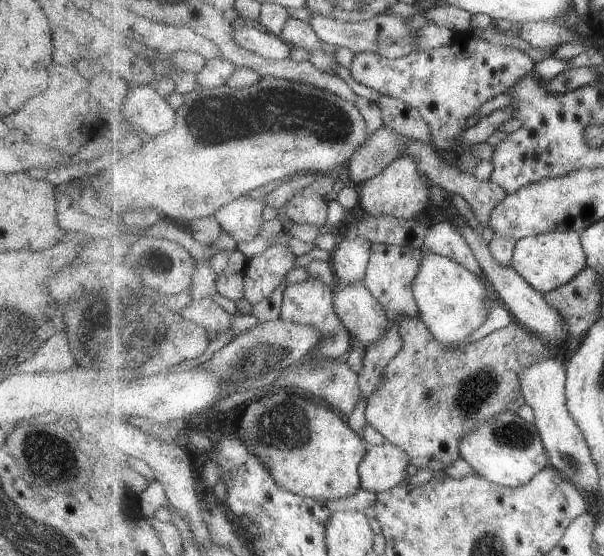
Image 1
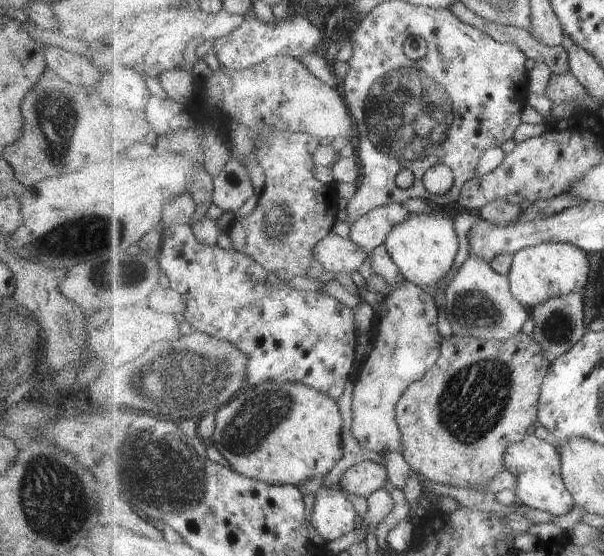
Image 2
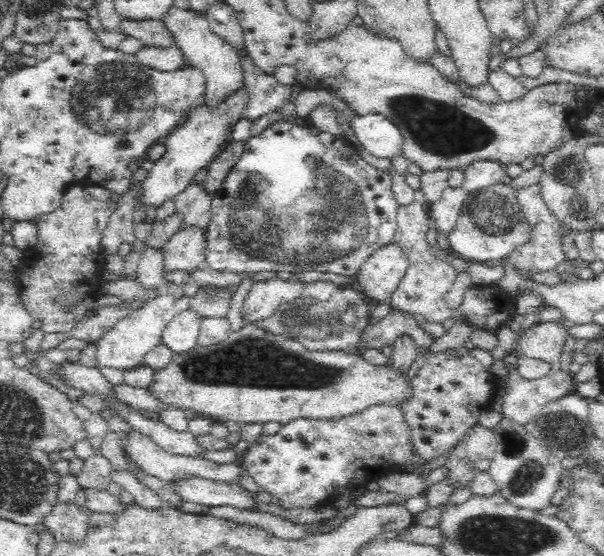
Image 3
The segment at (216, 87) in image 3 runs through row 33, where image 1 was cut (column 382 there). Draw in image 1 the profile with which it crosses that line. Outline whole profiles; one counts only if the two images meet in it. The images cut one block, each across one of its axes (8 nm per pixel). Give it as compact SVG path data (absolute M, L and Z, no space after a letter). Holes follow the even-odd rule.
M401 155L393 164L386 168L379 176L367 180L358 187L361 196L361 206L365 214L373 216L397 216L403 220L415 220L427 214L431 186L427 182L428 176L421 172L413 156Z

